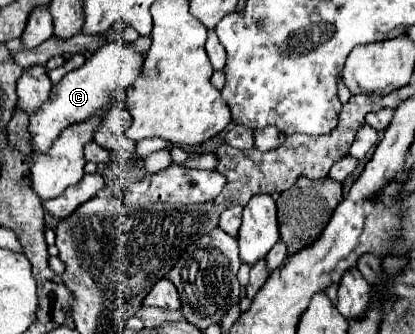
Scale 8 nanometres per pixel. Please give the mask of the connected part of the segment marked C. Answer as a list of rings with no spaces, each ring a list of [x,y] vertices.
[[[117,40],[117,42],[107,42],[81,68],[63,76],[61,82],[53,86],[49,102],[45,102],[45,106],[41,106],[41,110],[37,110],[33,118],[29,118],[31,120],[29,132],[33,136],[33,146],[35,146],[33,154],[47,150],[57,138],[57,134],[61,134],[61,130],[65,130],[67,126],[85,122],[95,112],[109,106],[117,98],[117,94],[125,92],[141,76],[143,60],[145,54],[141,54],[133,44],[125,44]]]

